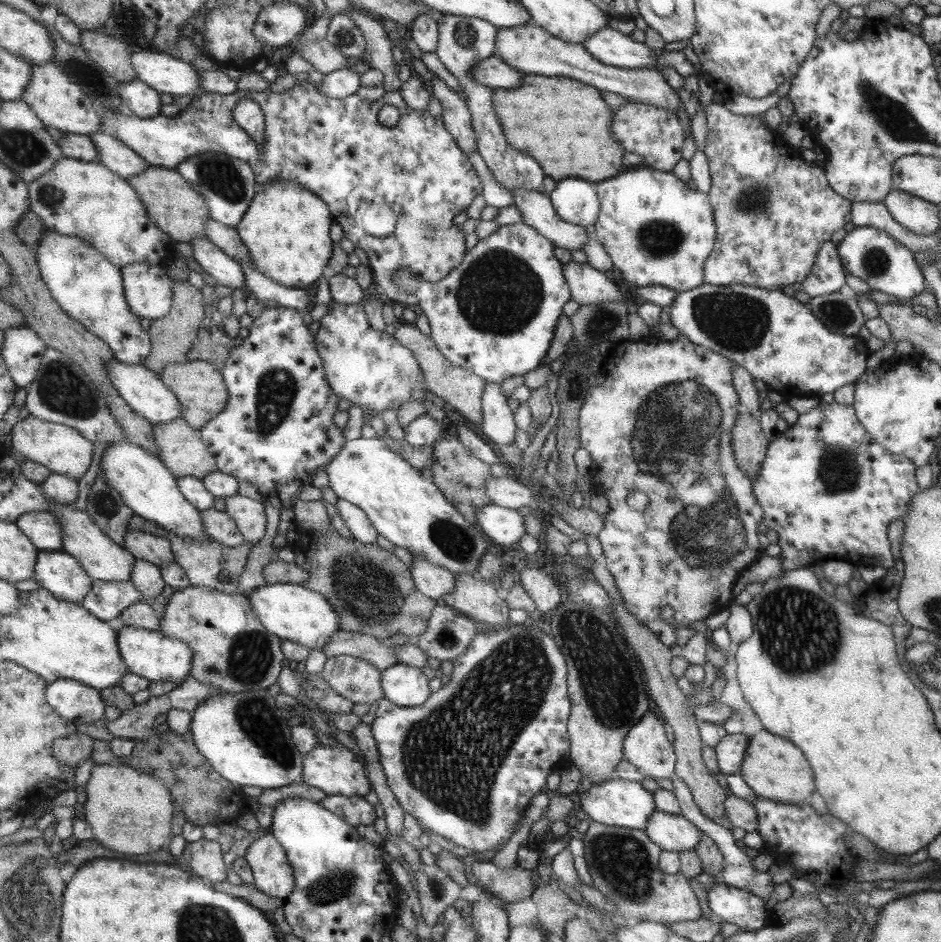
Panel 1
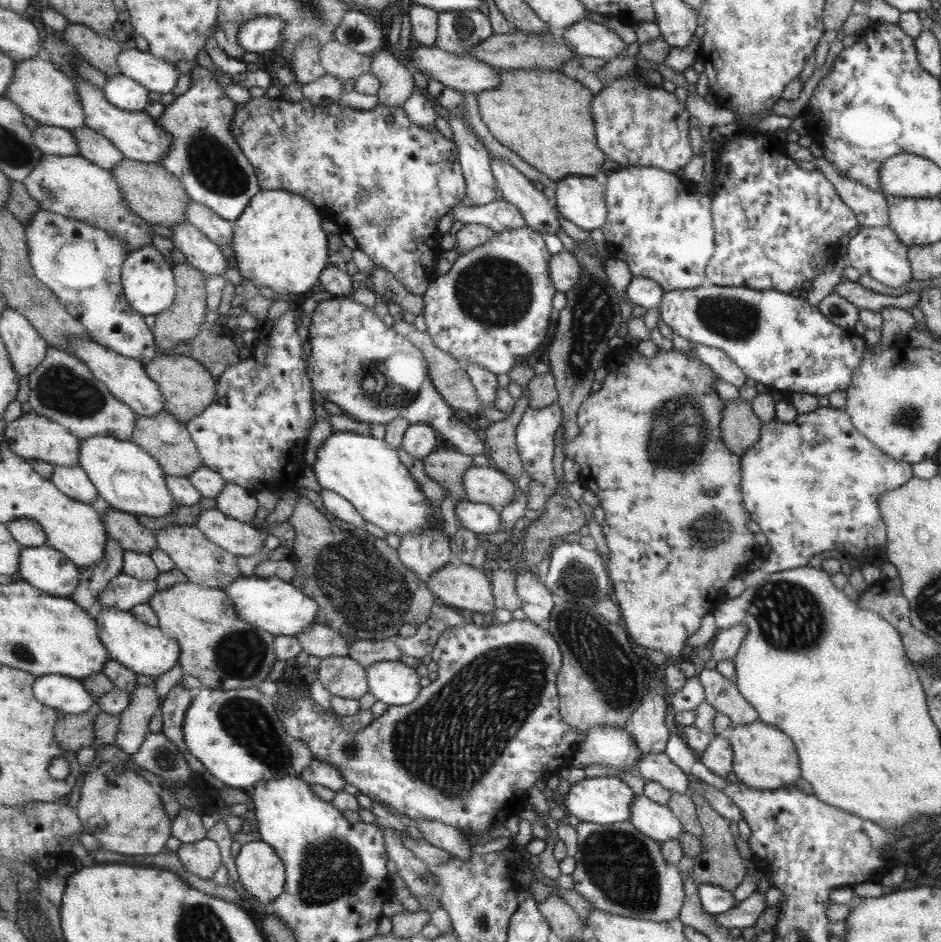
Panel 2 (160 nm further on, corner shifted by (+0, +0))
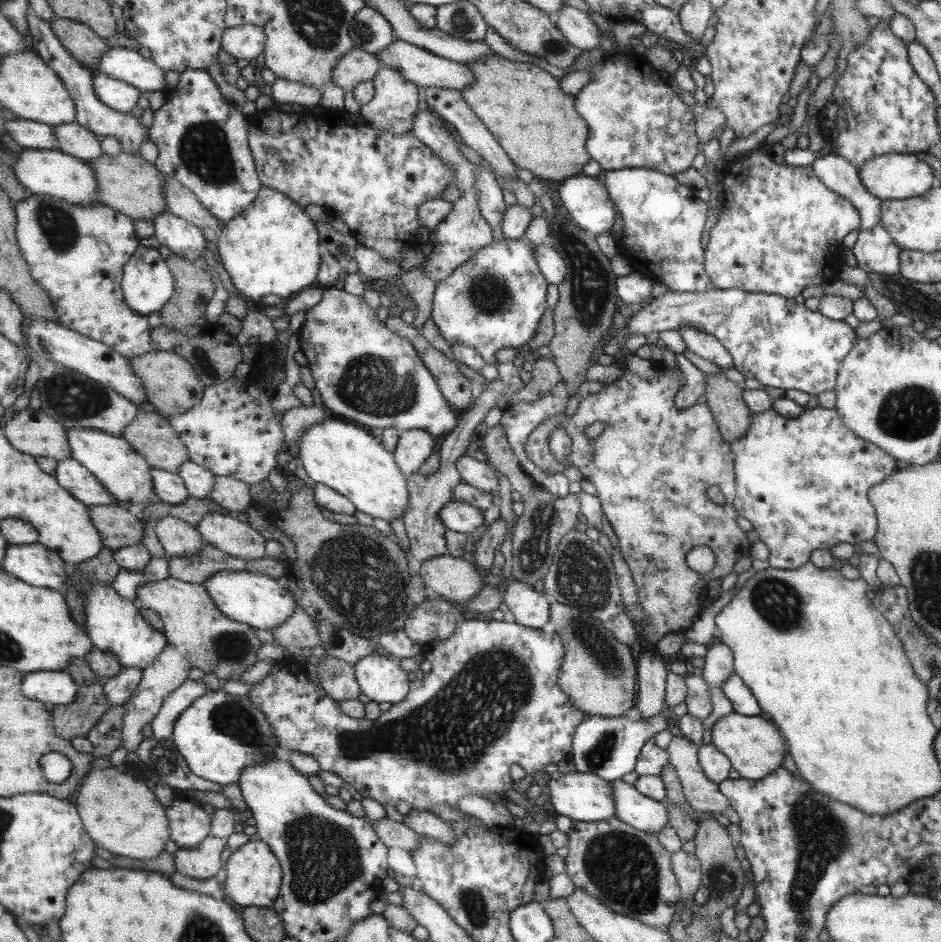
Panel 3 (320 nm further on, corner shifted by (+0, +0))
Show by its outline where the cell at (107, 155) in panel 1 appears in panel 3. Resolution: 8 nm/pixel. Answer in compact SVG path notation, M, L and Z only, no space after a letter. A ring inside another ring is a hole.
M77 121L66 125L57 125L54 132L58 149L69 153L85 162L90 162L103 155L100 137L92 130L81 126Z

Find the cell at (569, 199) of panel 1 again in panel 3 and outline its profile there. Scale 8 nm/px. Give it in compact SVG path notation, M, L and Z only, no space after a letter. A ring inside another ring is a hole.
M573 175L557 183L555 194L573 222L591 235L599 236L613 226L614 204L600 180Z

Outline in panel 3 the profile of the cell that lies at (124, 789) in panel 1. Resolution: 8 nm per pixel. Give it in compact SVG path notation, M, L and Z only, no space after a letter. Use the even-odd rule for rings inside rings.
M109 766L88 773L74 803L79 808L84 827L89 828L89 834L95 838L97 846L119 856L137 860L157 858L165 850L167 842L172 840L172 828L165 806L147 784L135 780L121 768Z

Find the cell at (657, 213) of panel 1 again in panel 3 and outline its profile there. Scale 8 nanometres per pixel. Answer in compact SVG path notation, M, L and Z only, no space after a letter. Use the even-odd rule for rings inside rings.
M623 168L607 172L600 181L621 215L621 236L614 237L619 256L639 274L665 284L669 291L707 292L714 288L703 272L703 250L699 246L707 202L701 202L694 190L689 192L687 186L655 169Z

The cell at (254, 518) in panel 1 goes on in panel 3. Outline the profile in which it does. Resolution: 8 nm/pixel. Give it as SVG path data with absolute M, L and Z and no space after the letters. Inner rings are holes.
M218 476L211 498L232 515L244 513L245 508L254 502L251 500L249 485L233 477Z

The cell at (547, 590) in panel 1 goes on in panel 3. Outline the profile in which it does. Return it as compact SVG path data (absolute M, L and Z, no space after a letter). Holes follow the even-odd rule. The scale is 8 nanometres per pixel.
M509 581L503 585L501 593L513 622L535 629L547 622L549 604L533 587Z

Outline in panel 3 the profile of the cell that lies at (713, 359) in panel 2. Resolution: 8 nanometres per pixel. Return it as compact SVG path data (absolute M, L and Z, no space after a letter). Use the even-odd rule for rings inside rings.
M681 325L678 332L685 344L693 354L703 360L713 362L715 366L725 371L732 364L732 356L727 349L713 336L693 328L693 325Z

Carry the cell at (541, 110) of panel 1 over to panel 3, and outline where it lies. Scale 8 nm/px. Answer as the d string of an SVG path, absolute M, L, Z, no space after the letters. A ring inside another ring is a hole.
M495 55L467 62L466 66L473 73L474 79L469 88L460 91L461 97L473 114L487 127L515 168L525 169L533 176L556 183L581 174L585 162L589 162L591 158L587 156L583 146L587 138L587 126L573 110L573 95L561 94L557 80L530 63L511 62Z

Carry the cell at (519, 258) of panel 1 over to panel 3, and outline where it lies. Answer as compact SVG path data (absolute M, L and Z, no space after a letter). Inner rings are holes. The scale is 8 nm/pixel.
M504 237L501 242L492 241L487 247L480 248L469 260L460 264L451 275L435 285L430 319L447 342L469 345L484 362L496 365L494 354L497 350L520 347L535 334L539 317L547 308L547 283L533 255L532 245L524 238Z

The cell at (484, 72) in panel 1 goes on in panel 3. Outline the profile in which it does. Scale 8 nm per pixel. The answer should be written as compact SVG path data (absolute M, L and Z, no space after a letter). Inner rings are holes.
M401 40L389 44L388 47L377 52L374 56L381 66L397 70L397 73L403 76L405 80L412 81L420 90L437 87L454 89L460 92L465 88L469 88L469 84L473 84L473 73L469 71L468 66L465 64L446 60L424 49L417 48L417 45L407 44Z

